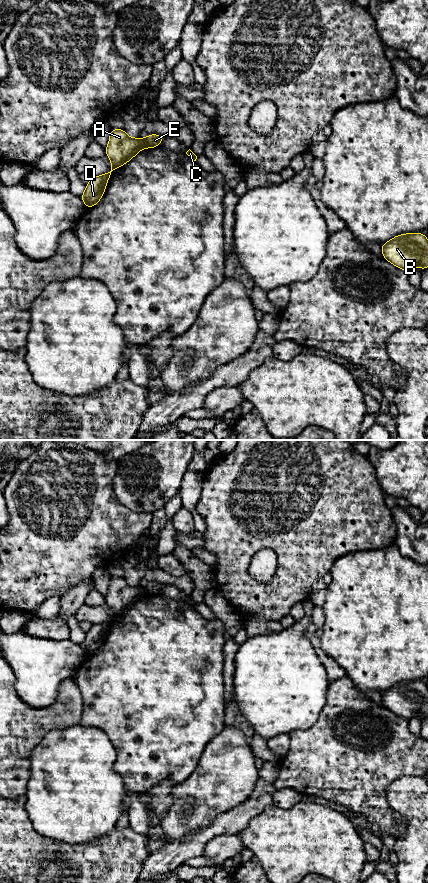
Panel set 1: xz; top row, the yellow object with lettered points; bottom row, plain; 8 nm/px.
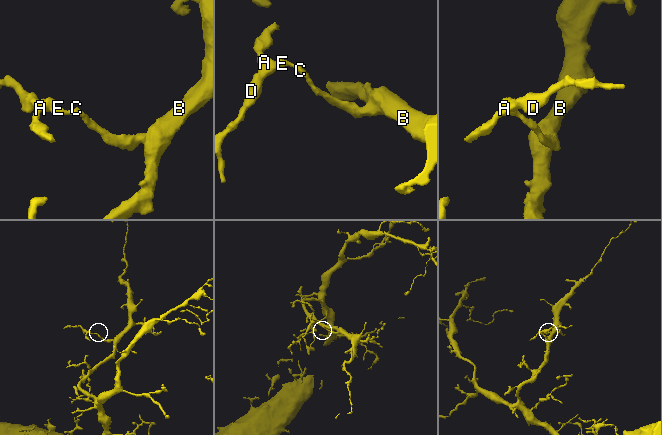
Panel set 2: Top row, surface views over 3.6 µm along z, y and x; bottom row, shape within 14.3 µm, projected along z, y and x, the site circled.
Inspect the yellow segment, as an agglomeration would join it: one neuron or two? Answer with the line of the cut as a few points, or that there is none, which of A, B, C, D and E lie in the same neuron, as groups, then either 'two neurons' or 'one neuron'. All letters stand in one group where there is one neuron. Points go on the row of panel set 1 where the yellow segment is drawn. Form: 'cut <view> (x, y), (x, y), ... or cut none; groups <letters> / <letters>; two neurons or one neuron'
cut xz (141, 139), (147, 147); groups A D / B C E; two neurons

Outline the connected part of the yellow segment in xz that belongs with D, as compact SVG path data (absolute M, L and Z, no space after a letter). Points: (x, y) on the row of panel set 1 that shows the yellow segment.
M111 129L105 152L112 167L107 173L92 177L86 185L86 189L81 195L85 208L91 208L100 201L109 178L117 168L131 161L141 149L146 148L147 146L141 138L131 138L123 129Z

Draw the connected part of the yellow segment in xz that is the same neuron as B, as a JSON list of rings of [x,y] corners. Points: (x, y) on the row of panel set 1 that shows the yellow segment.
[[[407,233],[393,237],[381,245],[383,257],[394,266],[410,272],[419,266],[423,271],[428,267],[428,238],[423,233]]]

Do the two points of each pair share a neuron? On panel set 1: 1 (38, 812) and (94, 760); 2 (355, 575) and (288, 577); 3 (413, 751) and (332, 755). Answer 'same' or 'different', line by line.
1: same
2: different
3: same

